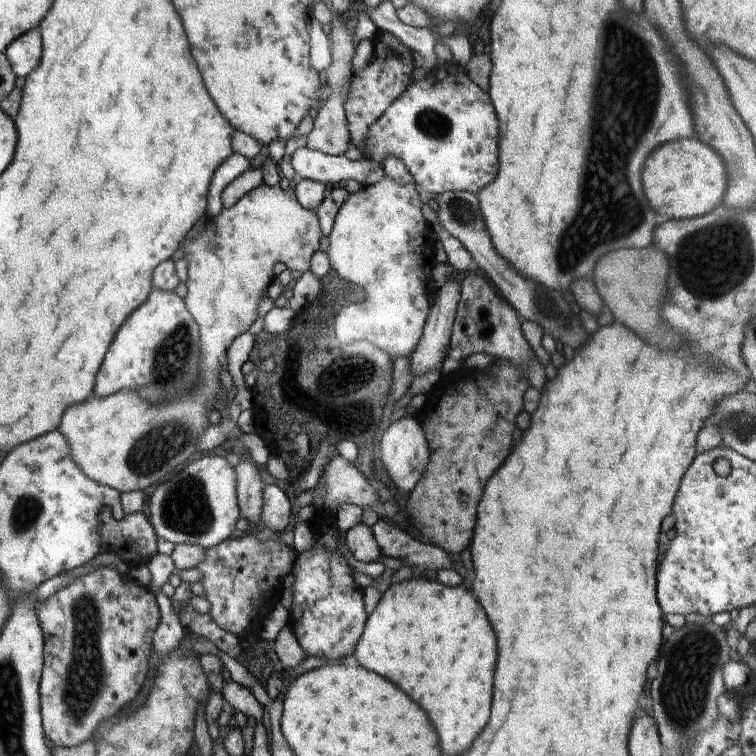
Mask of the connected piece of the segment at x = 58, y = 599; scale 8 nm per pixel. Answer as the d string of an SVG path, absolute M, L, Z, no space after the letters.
M100 568L38 602L36 612L45 640L39 701L43 731L51 746L77 747L90 741L103 720L126 708L140 694L148 672L153 634L161 619L154 594L129 574Z

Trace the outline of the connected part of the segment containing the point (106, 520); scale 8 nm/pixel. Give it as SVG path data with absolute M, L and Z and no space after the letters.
M108 507L103 509L100 515L101 525L99 533L101 534L101 552L111 551L118 555L123 562L130 565L130 569L134 565L140 563L148 564L149 560L156 554L156 542L158 542L157 534L154 532L151 522L148 522L146 516L142 512L124 515L119 521L113 516Z

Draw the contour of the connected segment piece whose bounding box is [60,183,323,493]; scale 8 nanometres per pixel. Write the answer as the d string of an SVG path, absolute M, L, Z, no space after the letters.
M262 183L242 196L231 208L223 207L217 217L208 218L198 238L184 244L188 260L187 294L183 298L188 312L199 328L200 364L197 383L179 399L164 403L149 403L136 391L122 389L105 397L92 396L84 404L74 404L62 416L60 430L69 440L73 459L84 474L121 493L143 491L156 485L182 467L188 458L199 450L198 443L209 424L214 421L215 408L208 410L220 396L220 372L228 370L227 352L237 336L248 334L248 329L259 316L258 307L268 297L268 287L275 278L274 264L284 261L305 273L311 267L312 255L319 250L323 237L315 210L305 209L298 201L292 187L283 190Z

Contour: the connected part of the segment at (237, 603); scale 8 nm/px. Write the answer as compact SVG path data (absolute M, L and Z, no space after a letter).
M244 533L243 537L226 539L207 549L206 558L198 568L203 574L203 580L200 582L206 588L205 598L210 602L209 615L224 632L232 634L236 640L259 634L263 616L279 600L284 578L290 574L296 558L296 551L292 552L288 547L282 542L260 542L252 534Z

